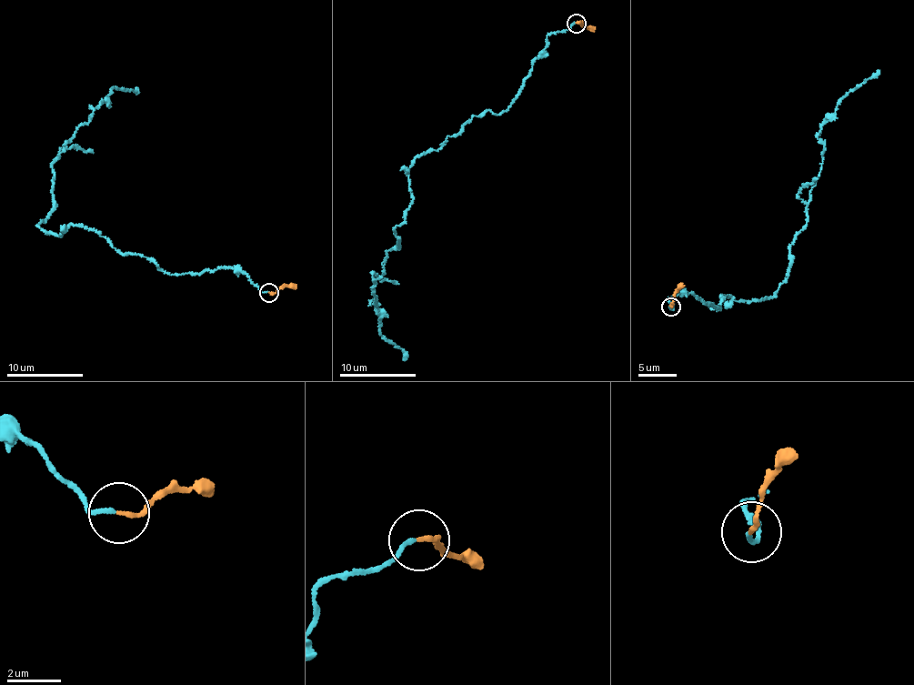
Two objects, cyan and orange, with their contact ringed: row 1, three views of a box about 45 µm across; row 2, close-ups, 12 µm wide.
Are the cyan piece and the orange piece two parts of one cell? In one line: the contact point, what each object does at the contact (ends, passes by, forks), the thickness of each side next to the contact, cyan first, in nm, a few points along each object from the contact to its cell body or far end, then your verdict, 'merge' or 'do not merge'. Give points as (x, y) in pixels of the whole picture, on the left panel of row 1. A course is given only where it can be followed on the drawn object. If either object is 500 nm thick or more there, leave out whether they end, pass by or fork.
place (269, 293); cyan ends; orange ends; calibres 130 and 150 nm; course cyan (268, 292), (224, 266), (169, 275), (82, 226), (38, 227), (54, 207), (52, 162), (114, 88), (136, 88); course orange (268, 292), (296, 285); merge

